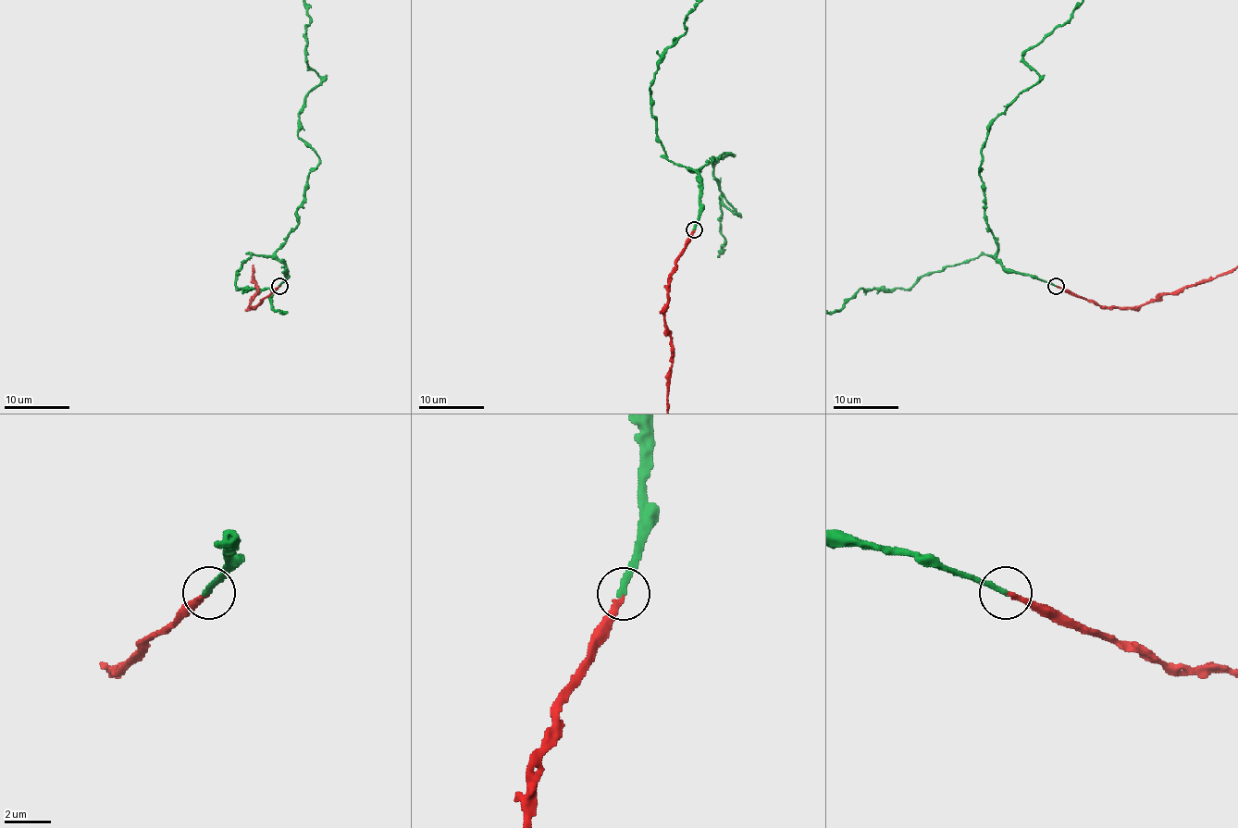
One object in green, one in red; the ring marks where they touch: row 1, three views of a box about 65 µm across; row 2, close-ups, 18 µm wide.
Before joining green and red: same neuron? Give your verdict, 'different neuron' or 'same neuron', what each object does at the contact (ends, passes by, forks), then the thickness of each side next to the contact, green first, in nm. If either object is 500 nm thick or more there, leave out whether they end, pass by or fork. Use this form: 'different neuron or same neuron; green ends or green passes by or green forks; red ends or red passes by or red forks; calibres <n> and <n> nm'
same neuron; green ends; red ends; calibres 240 and 190 nm

